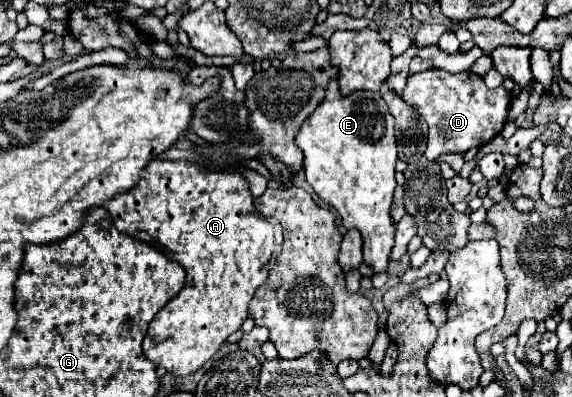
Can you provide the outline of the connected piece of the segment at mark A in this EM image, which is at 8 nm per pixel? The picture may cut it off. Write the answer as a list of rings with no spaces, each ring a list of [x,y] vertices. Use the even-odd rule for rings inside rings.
[[[153,159],[145,167],[135,189],[109,199],[103,207],[111,213],[113,223],[121,233],[157,249],[161,245],[161,249],[165,249],[165,253],[185,269],[185,287],[155,315],[143,341],[143,353],[151,363],[167,369],[169,373],[181,377],[195,373],[249,317],[247,305],[255,289],[267,281],[271,263],[281,251],[283,231],[279,221],[255,213],[245,177],[229,171],[201,171],[195,163],[165,159]]]

